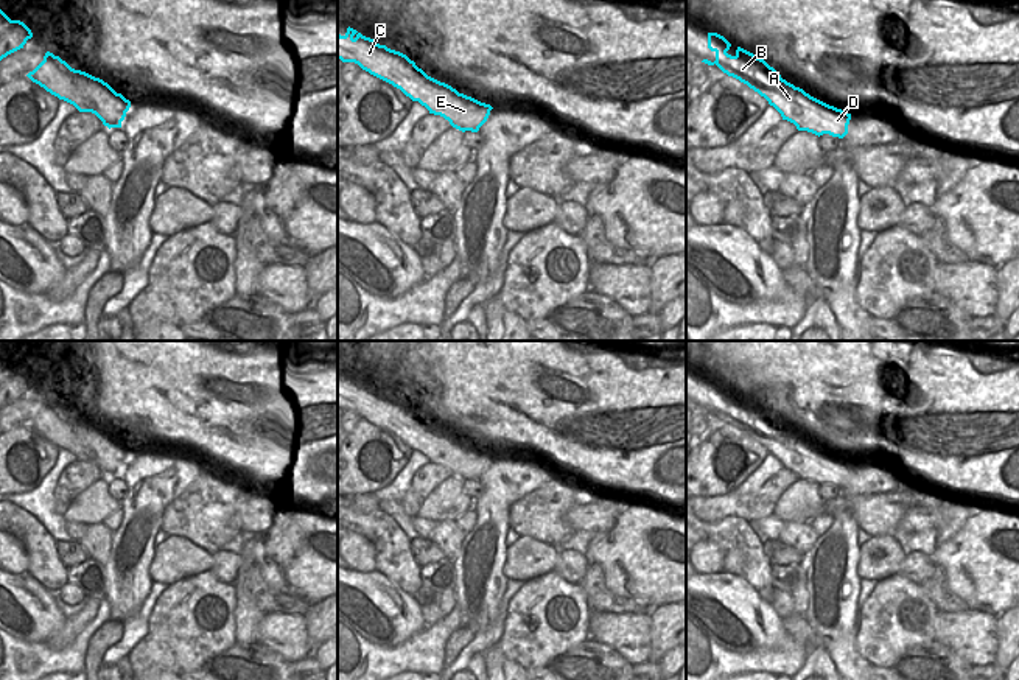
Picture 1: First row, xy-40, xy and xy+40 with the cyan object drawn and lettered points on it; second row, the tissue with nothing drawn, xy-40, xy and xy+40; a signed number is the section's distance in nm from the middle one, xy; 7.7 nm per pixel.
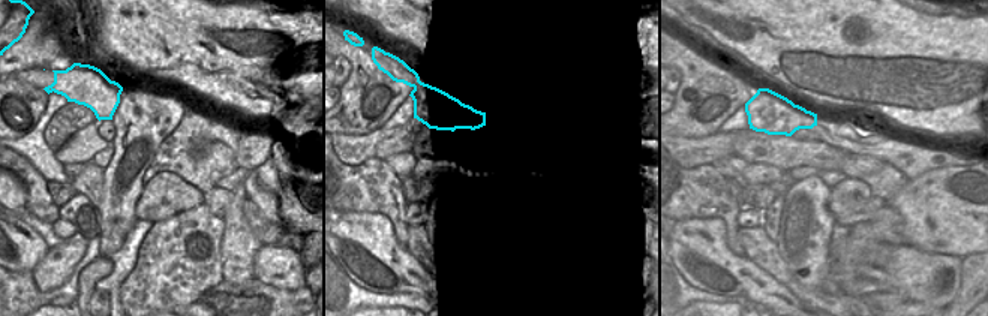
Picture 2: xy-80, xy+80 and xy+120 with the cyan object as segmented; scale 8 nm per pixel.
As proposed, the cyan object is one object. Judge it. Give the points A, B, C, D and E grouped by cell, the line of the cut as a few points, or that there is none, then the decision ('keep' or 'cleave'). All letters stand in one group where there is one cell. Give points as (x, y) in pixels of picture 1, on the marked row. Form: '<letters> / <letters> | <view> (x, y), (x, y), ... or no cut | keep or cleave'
A D E / B C | xy-40 (75, 70), (72, 84), (56, 95) | cleave

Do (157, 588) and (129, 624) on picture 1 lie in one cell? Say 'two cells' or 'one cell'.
one cell

